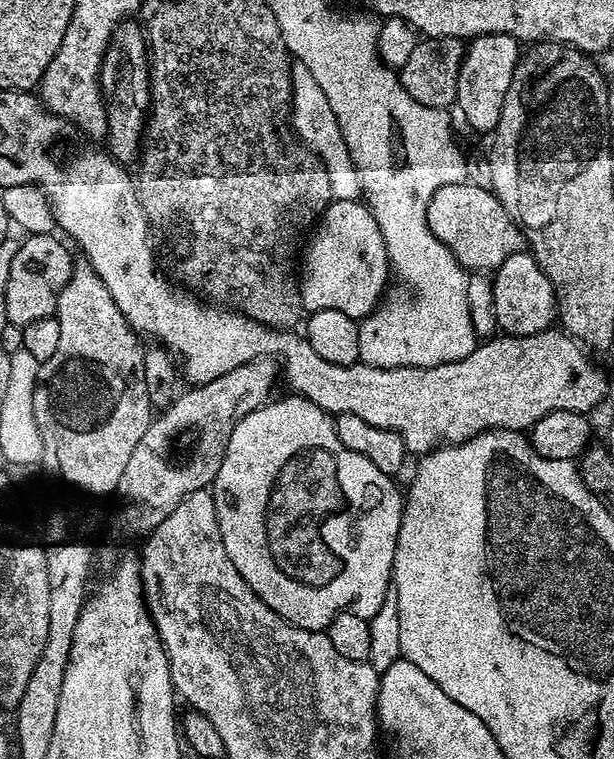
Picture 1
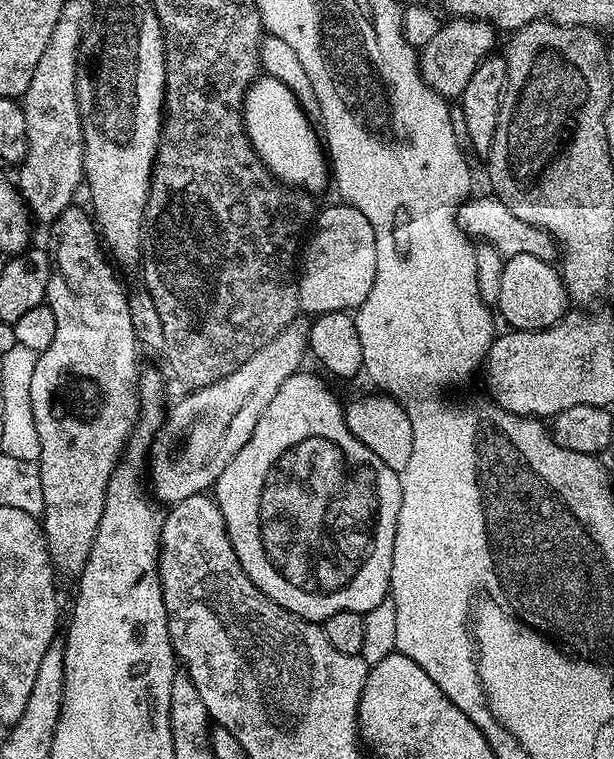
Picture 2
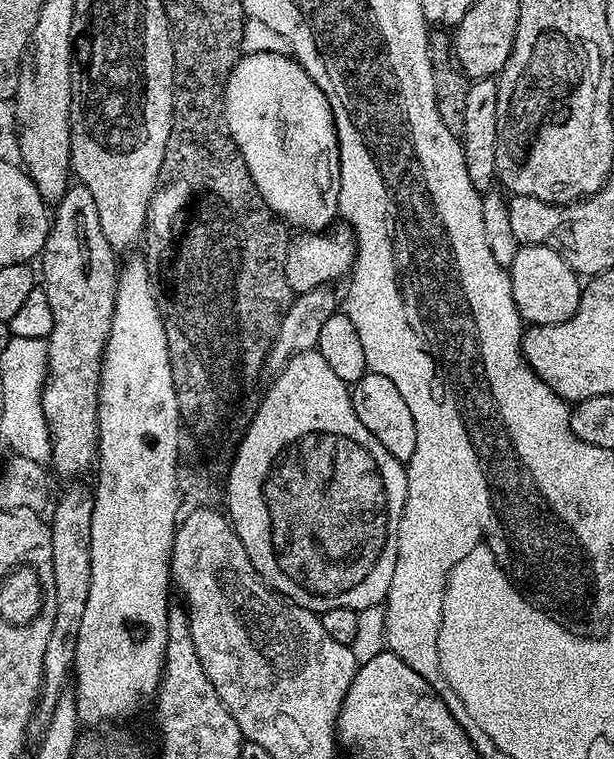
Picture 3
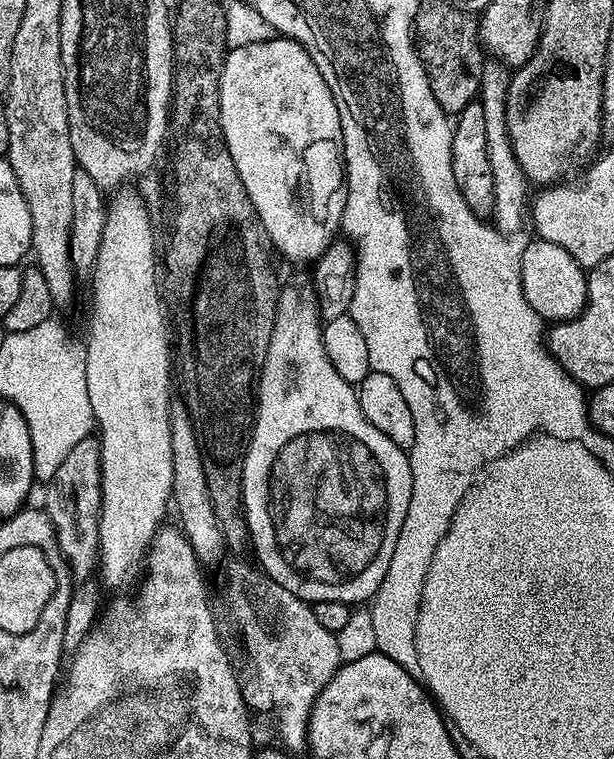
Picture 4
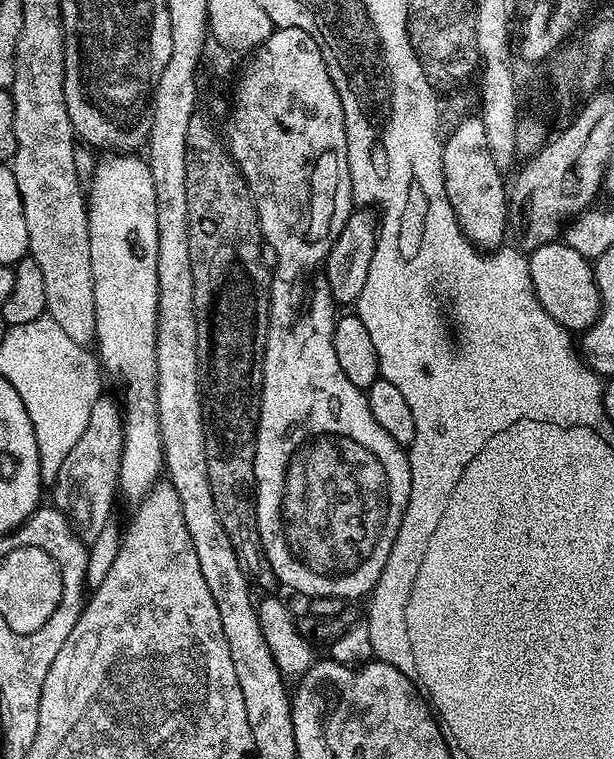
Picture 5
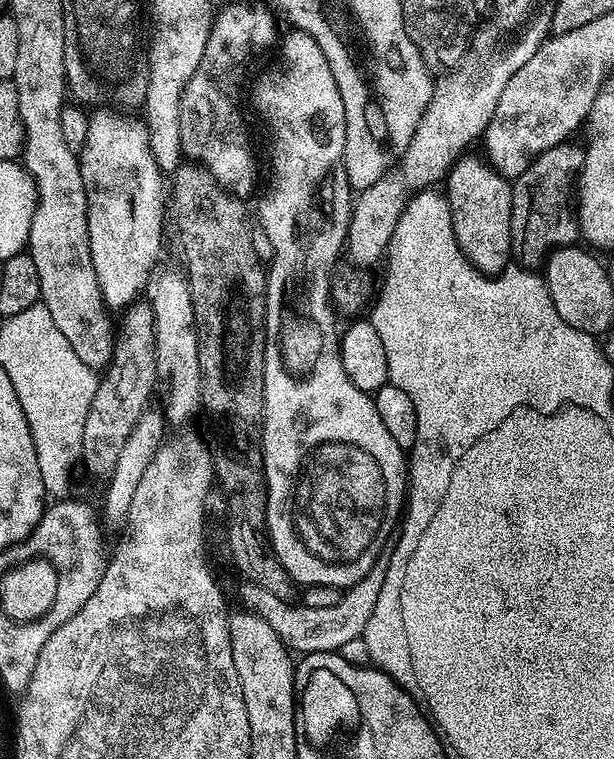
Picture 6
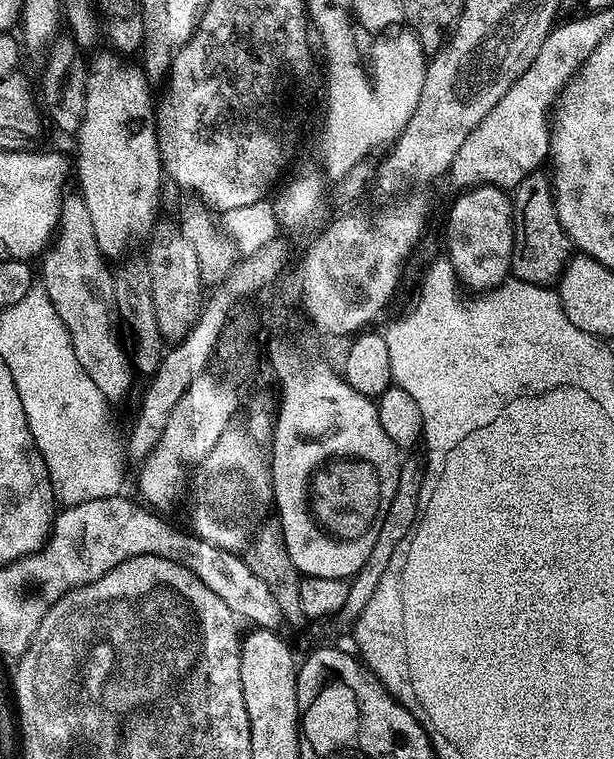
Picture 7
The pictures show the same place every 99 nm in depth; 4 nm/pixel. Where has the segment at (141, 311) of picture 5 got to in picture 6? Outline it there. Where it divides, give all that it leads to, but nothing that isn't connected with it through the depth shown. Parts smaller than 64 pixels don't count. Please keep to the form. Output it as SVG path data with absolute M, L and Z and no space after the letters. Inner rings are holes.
M112 106L97 107L89 115L86 142L78 154L88 199L90 258L94 262L94 274L98 274L104 303L112 310L125 309L145 291L148 278L157 267L160 239L164 236L164 212L166 216L166 180L150 150L148 126L139 115L127 116L124 112L127 111Z

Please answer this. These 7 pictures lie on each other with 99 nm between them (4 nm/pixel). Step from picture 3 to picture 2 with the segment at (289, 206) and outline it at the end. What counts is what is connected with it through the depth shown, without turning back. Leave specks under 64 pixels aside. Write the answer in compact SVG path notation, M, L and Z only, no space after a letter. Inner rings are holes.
M264 74L252 81L244 95L244 129L260 161L279 183L317 194L330 184L330 164L321 137L312 129L309 113L278 78Z

